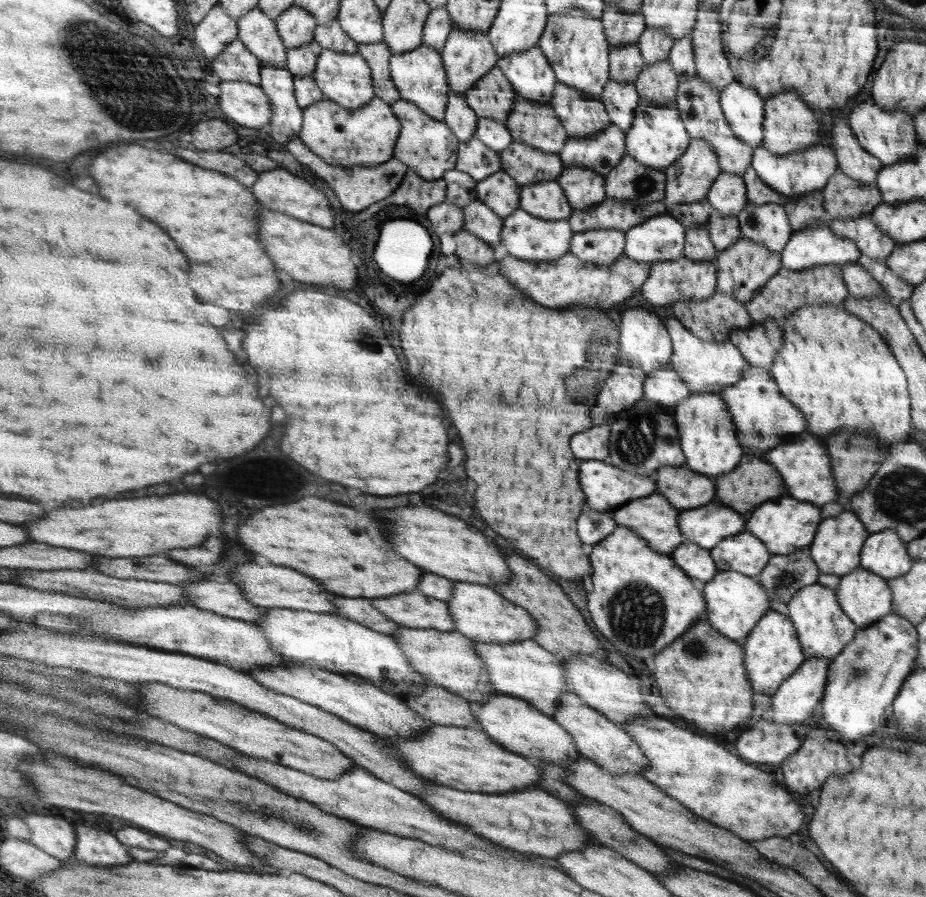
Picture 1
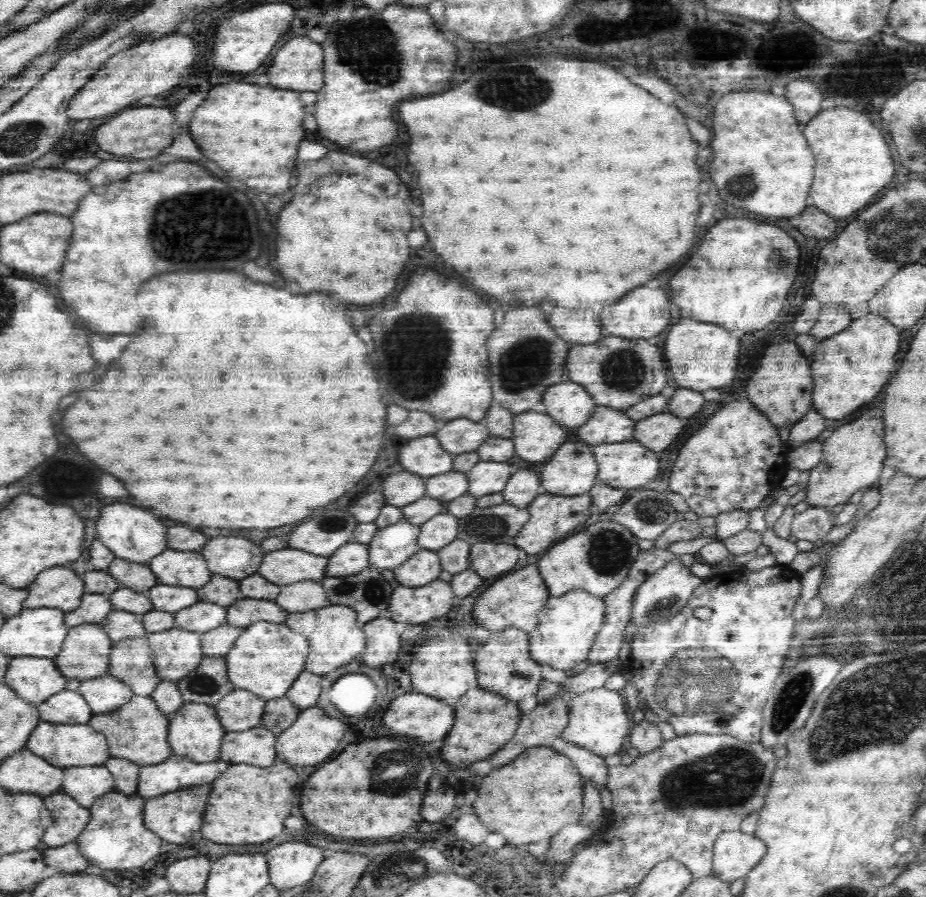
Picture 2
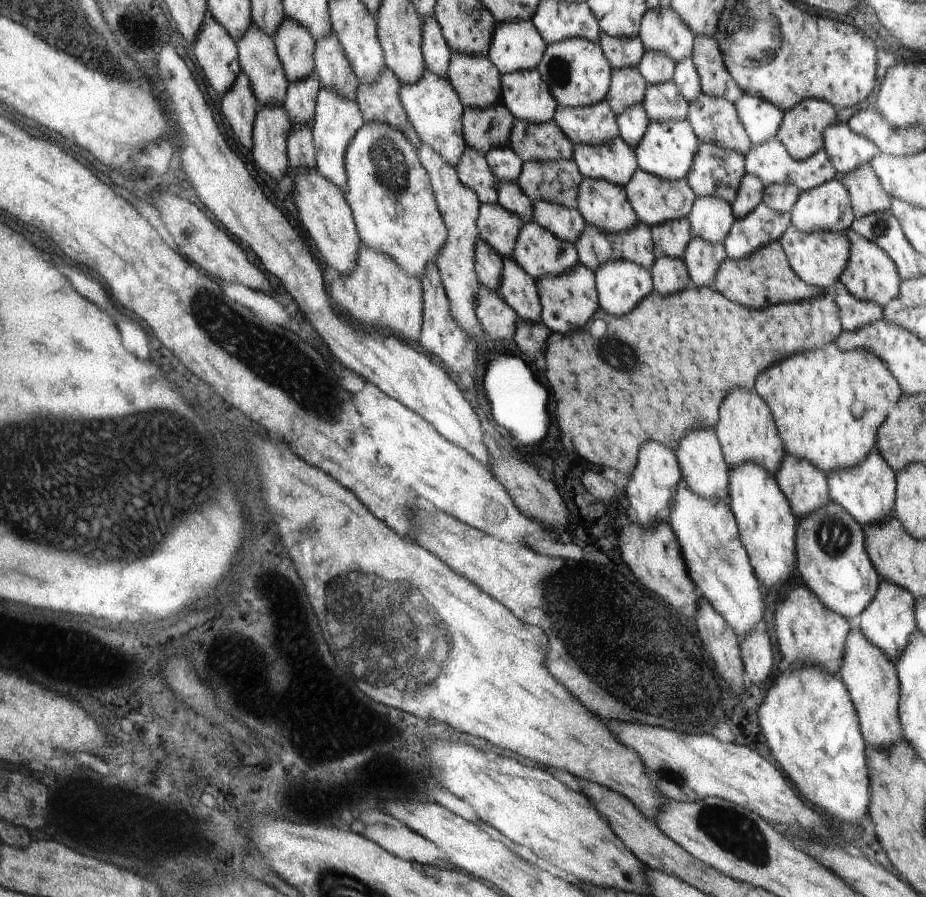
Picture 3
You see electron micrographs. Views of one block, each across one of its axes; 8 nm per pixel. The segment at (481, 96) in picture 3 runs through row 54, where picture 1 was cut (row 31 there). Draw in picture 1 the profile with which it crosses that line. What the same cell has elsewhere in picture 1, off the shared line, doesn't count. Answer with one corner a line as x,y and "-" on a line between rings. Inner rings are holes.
452,29
440,53
449,79
449,90
462,94
472,89
486,72
496,68
498,61
497,51
486,33
473,33
462,29

